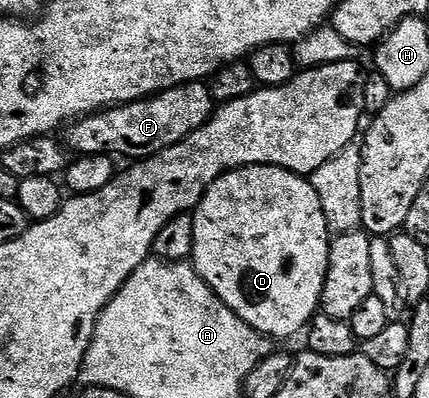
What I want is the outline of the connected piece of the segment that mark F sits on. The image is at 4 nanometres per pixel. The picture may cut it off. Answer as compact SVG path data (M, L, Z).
M208 83L180 84L165 92L156 92L145 100L103 108L72 121L64 129L63 140L70 153L77 156L126 156L126 161L136 162L183 142L187 134L195 134L199 126L207 123L214 111L215 101L209 93Z

